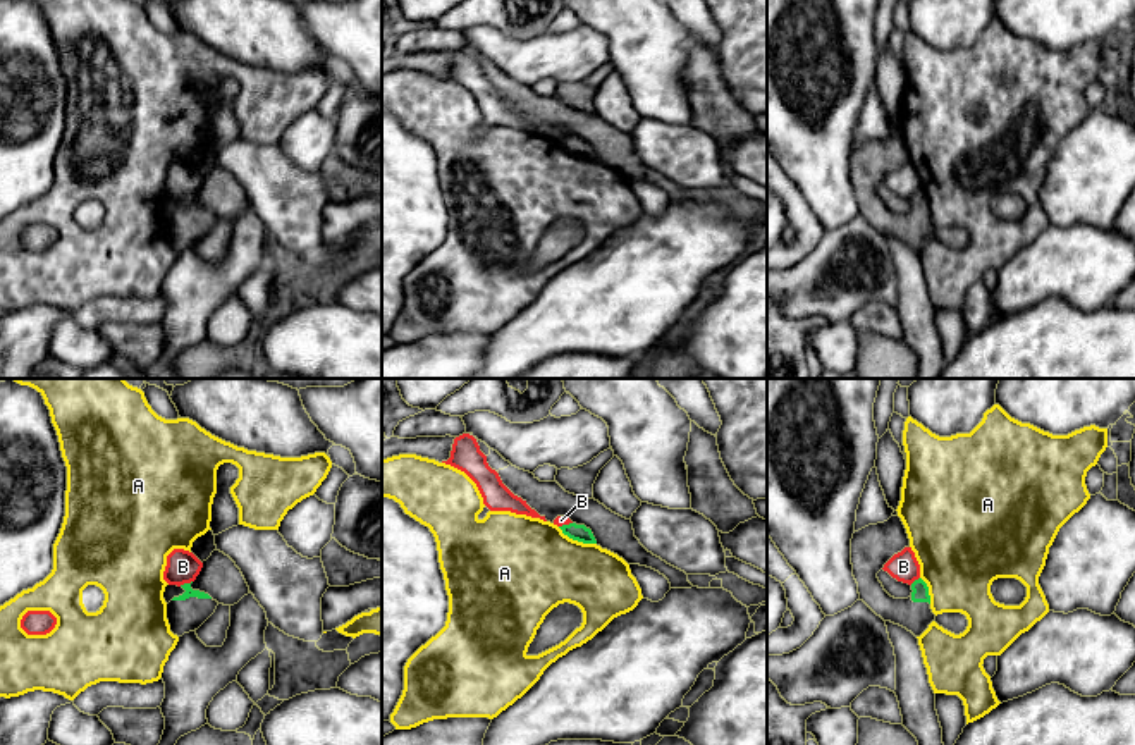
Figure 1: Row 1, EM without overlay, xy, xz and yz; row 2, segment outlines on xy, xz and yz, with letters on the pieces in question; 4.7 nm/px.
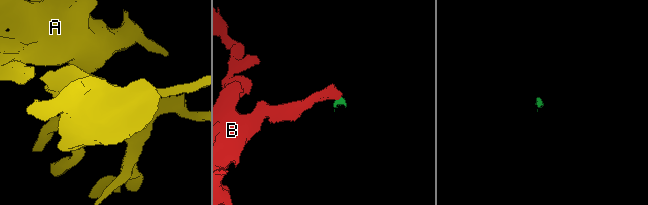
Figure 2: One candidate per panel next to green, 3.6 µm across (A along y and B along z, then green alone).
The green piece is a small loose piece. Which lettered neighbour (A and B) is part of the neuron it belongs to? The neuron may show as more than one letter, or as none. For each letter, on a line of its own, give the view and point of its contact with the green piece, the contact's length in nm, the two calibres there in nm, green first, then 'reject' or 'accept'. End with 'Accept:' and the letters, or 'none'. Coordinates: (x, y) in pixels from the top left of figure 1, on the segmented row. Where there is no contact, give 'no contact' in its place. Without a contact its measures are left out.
A: xz (576, 539) | 200 nm | 80/420 nm | reject
B: xy (184, 584) | 70 nm | 50/160 nm | reject
Accept: none

